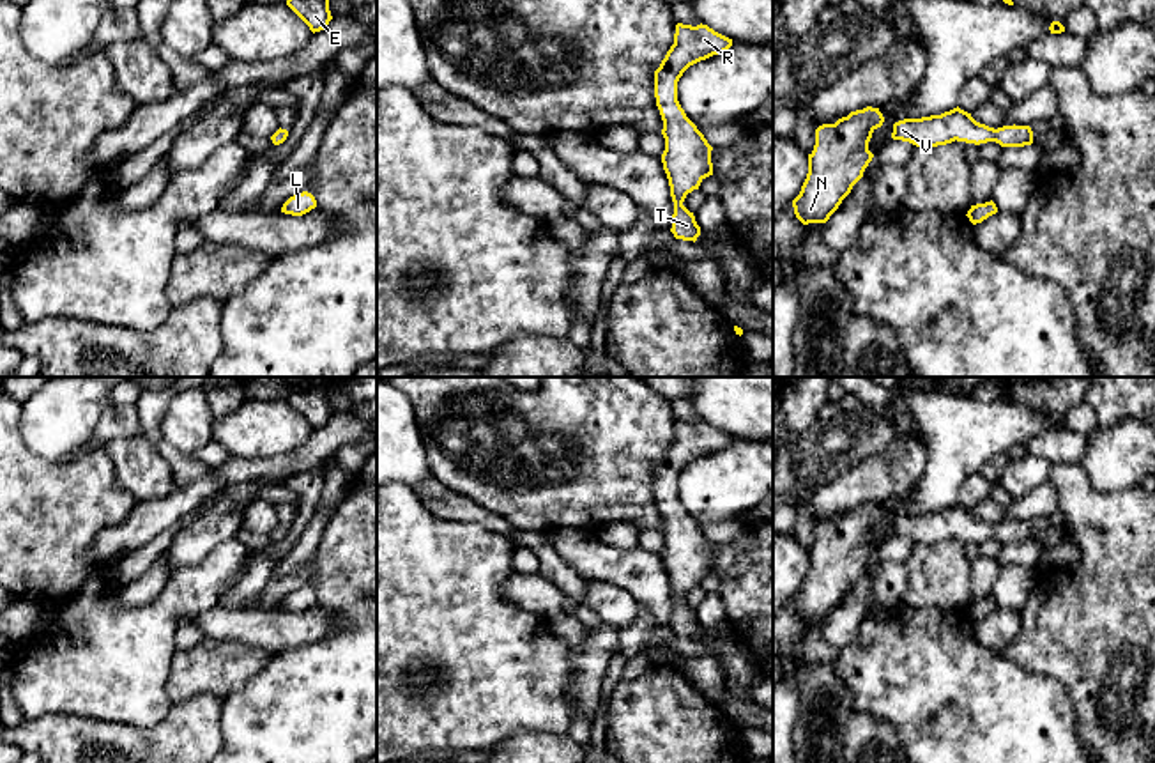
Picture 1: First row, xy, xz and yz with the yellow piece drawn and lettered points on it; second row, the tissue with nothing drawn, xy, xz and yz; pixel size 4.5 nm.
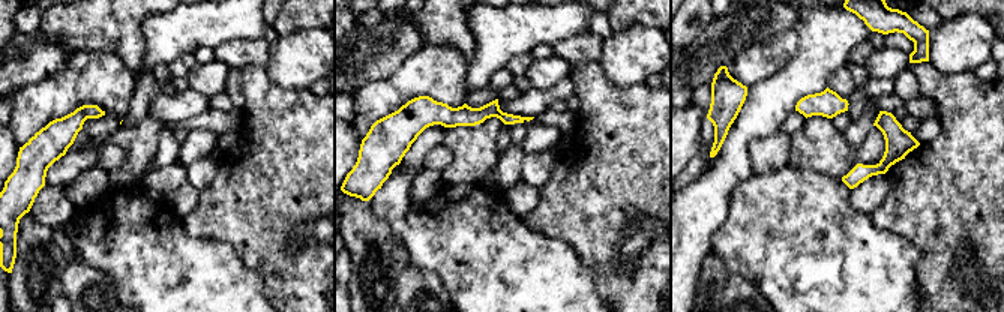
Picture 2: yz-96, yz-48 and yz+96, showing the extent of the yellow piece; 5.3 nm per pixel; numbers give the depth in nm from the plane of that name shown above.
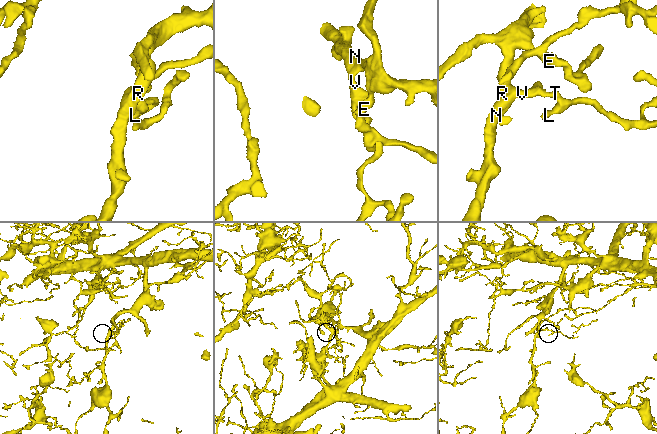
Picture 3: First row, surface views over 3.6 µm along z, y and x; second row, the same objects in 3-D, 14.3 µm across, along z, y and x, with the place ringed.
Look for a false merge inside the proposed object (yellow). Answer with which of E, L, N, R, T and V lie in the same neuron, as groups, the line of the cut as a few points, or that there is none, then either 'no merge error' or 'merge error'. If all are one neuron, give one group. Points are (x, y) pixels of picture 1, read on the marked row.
E L N R T V; no cut; no merge error

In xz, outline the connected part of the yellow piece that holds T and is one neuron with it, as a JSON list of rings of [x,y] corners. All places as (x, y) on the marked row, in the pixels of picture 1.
[[[677,23],[674,44],[654,71],[654,97],[663,120],[662,135],[665,138],[662,163],[674,202],[670,232],[676,239],[695,243],[700,235],[693,212],[683,202],[688,193],[699,189],[706,177],[713,175],[713,147],[681,108],[677,81],[690,66],[720,55],[730,46],[732,39],[708,25],[692,27]]]

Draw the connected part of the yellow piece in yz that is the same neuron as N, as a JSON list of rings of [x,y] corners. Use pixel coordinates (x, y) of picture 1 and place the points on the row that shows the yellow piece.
[[[867,106],[815,129],[808,173],[799,195],[792,200],[794,214],[803,225],[826,223],[863,177],[874,158],[868,142],[883,122],[879,108]]]

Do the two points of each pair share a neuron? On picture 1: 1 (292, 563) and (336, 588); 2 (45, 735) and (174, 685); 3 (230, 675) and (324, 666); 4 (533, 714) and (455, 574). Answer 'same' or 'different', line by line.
1: different
2: different
3: different
4: same

